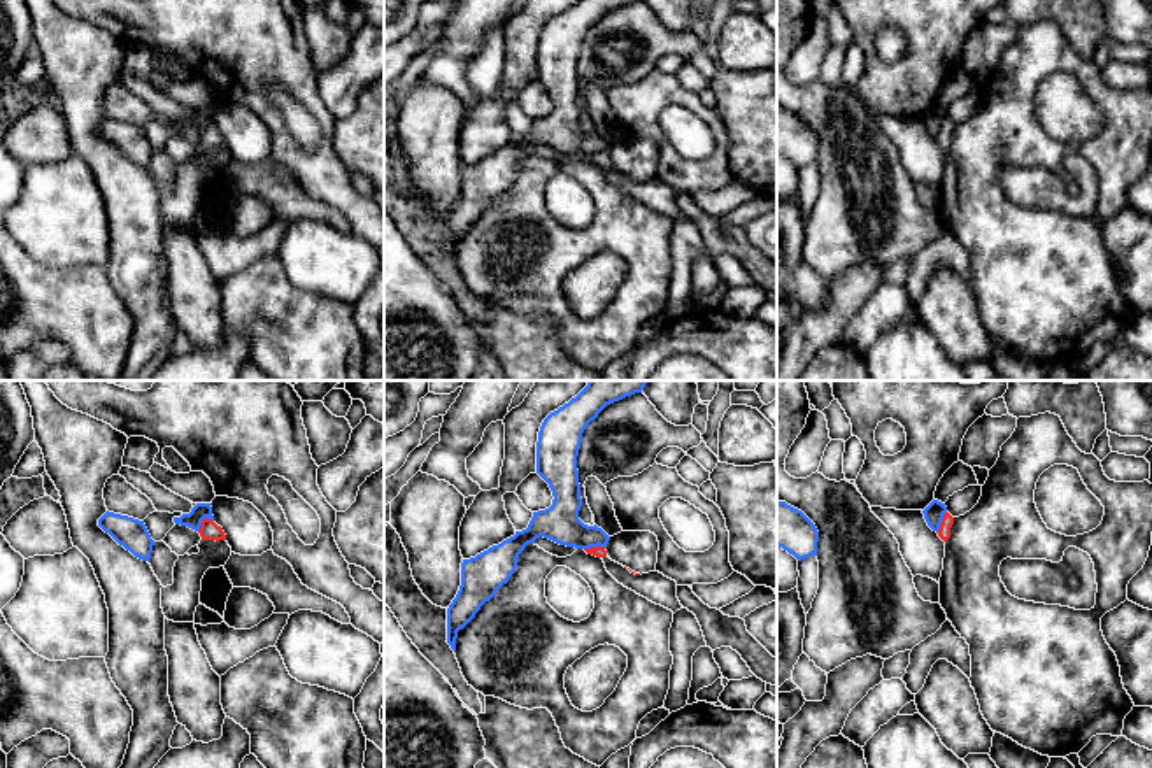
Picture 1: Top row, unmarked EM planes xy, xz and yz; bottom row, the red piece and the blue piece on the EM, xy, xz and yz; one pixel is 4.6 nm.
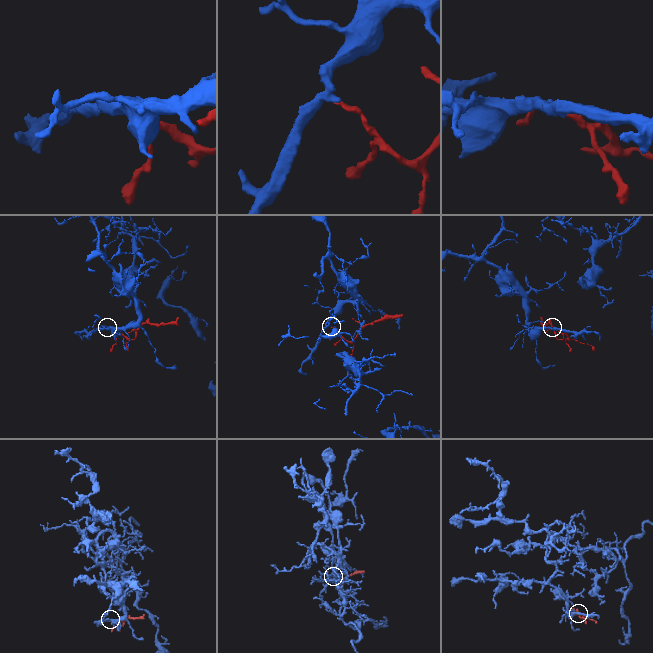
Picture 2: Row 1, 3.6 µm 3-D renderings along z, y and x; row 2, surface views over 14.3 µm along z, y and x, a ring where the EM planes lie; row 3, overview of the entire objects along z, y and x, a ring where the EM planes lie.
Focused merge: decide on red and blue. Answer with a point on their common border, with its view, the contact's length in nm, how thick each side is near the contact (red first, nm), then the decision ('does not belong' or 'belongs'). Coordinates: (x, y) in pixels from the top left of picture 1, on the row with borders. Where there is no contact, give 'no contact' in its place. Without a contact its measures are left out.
contact xy (202, 521); length 90 nm; calibres 90 and 80 nm; does not belong

